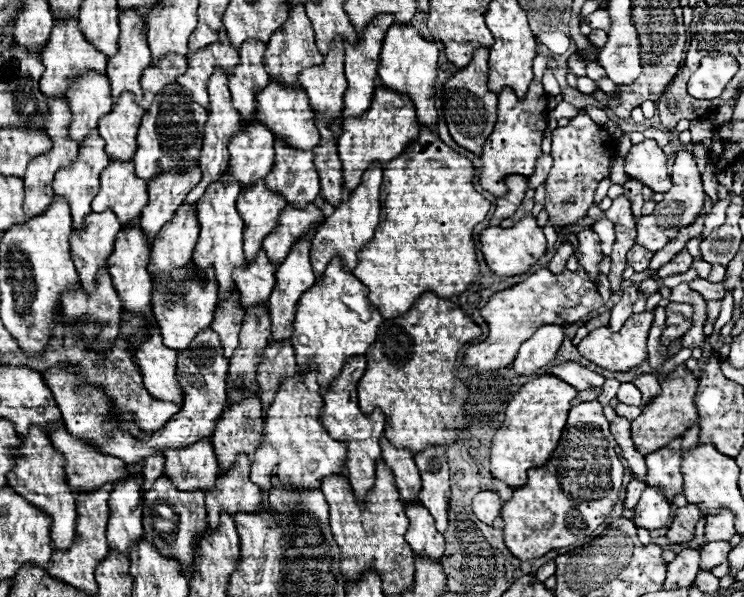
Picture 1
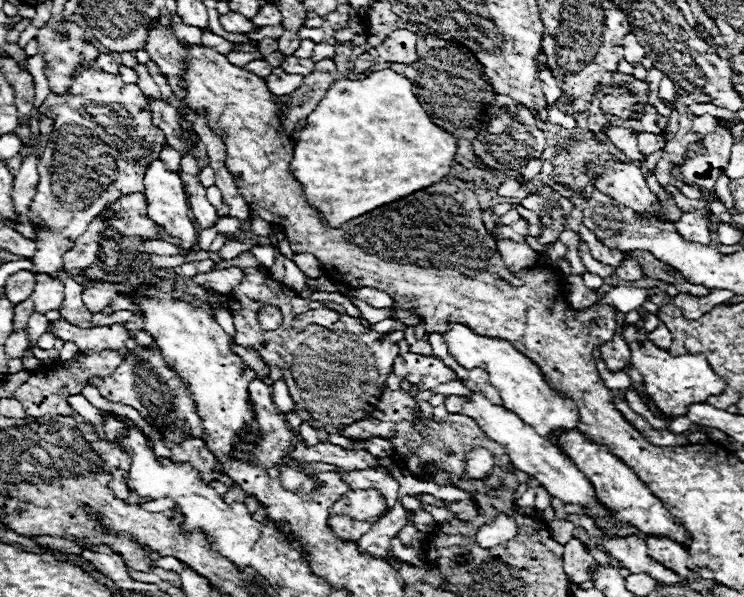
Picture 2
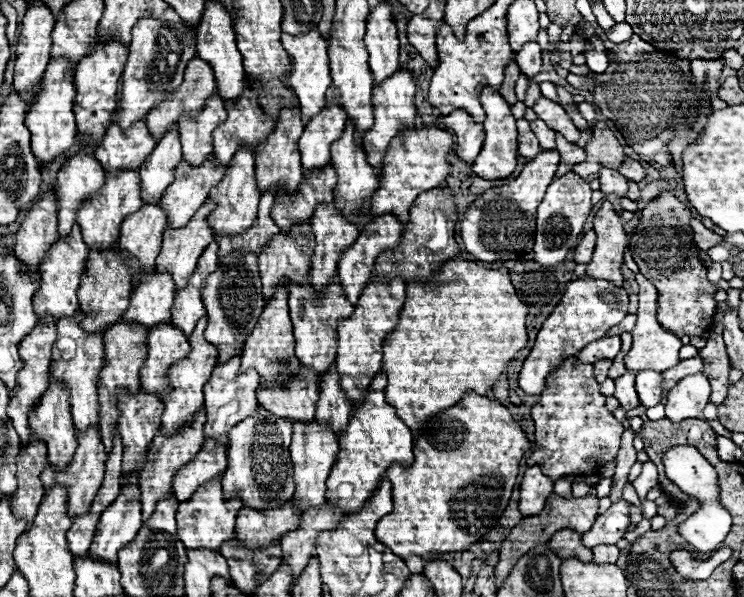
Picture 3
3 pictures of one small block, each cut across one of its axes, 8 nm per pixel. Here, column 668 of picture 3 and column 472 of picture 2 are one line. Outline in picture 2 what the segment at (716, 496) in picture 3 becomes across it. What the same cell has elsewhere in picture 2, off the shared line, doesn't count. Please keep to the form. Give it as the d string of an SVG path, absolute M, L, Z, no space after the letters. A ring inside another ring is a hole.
M474 448L466 454L466 476L484 480L494 470L494 456L486 448Z

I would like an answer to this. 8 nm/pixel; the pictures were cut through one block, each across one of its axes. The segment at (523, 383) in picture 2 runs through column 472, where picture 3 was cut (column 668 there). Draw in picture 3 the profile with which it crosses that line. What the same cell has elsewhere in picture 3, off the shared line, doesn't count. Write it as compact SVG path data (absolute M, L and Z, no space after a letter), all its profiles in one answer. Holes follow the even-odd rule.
M636 274L636 282L640 284L640 294L638 294L638 320L636 326L632 330L632 348L626 354L626 368L628 370L654 370L654 372L664 372L666 368L672 368L680 362L678 350L682 348L680 338L676 338L674 334L666 332L658 322L656 322L656 288L650 284L650 280L646 280L642 274Z

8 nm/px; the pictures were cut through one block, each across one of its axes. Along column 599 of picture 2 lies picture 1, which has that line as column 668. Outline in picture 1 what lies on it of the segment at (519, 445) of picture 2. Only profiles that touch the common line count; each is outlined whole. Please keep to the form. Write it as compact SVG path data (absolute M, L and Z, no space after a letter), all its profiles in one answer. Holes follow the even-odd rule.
M648 486L642 492L642 498L636 506L636 516L634 516L634 524L648 528L648 530L656 530L662 528L666 524L666 520L670 518L670 502L666 500L666 496L662 494L660 488L656 486Z

